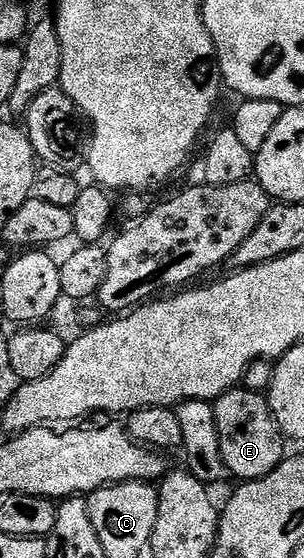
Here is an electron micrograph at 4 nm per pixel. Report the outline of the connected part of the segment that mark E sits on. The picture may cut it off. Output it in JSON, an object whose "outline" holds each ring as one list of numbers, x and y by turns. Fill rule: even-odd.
{"outline":[[244,387,230,389,229,392,218,397,212,402,215,411,215,427,219,429,219,451,223,455,223,463,230,474,234,473,238,482,254,481,263,479,275,471,287,456,286,438,281,435,281,428,277,426,277,420,273,418,273,413,269,409,269,402,260,392,253,392]]}

